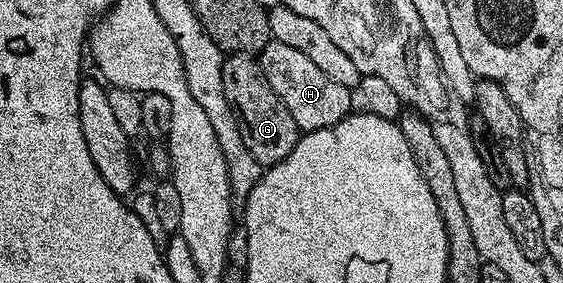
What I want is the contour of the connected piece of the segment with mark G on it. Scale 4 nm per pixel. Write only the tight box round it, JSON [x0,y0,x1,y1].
[224,53,301,167]

